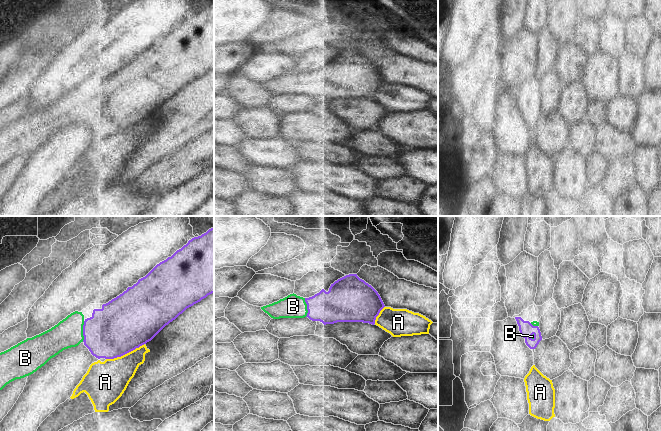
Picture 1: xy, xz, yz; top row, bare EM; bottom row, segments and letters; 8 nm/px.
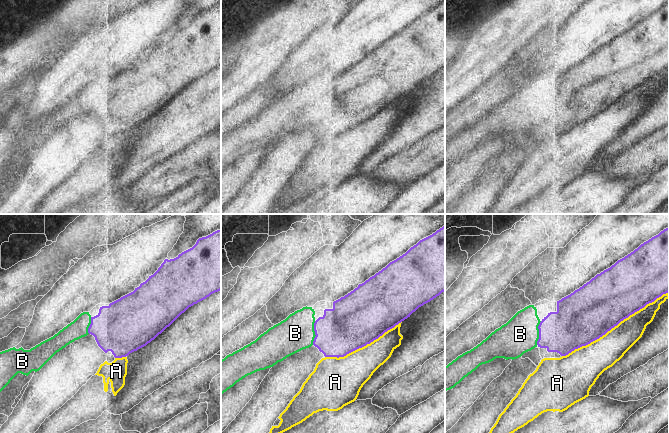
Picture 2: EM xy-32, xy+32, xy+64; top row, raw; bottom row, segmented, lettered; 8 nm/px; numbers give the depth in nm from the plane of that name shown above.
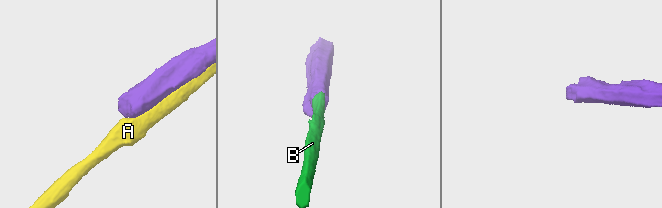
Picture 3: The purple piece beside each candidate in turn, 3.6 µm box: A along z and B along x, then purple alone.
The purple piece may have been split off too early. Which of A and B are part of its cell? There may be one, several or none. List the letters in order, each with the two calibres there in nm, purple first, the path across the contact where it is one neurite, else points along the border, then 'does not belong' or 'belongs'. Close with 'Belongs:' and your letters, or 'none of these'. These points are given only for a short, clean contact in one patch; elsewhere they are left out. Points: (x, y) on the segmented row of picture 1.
A: calibres 440 and 300 nm; does not belong
B: calibres 420 and 220 nm; way xy (113, 331), (83, 331), (71, 331), (68, 333); belongs
Belongs: B

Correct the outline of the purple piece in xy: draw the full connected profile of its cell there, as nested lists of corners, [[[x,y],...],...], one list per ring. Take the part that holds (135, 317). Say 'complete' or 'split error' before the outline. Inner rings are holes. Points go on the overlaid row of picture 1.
split error | [[[214,228],[209,229],[206,233],[201,236],[194,237],[188,241],[181,249],[177,250],[171,257],[157,264],[145,277],[138,280],[136,284],[132,287],[128,287],[126,291],[112,299],[106,304],[102,305],[101,309],[94,309],[92,316],[85,319],[82,312],[75,311],[68,315],[65,319],[60,321],[57,325],[51,329],[36,335],[32,338],[27,338],[26,340],[18,343],[17,345],[11,347],[10,349],[0,353],[0,390],[2,390],[10,382],[29,376],[36,372],[39,368],[44,366],[51,358],[58,355],[65,349],[76,347],[81,342],[89,349],[91,354],[96,358],[114,359],[121,357],[136,348],[146,344],[151,341],[166,325],[175,320],[180,314],[182,314],[187,308],[193,306],[194,304],[200,302],[202,299],[206,298],[208,295],[214,293]]]

